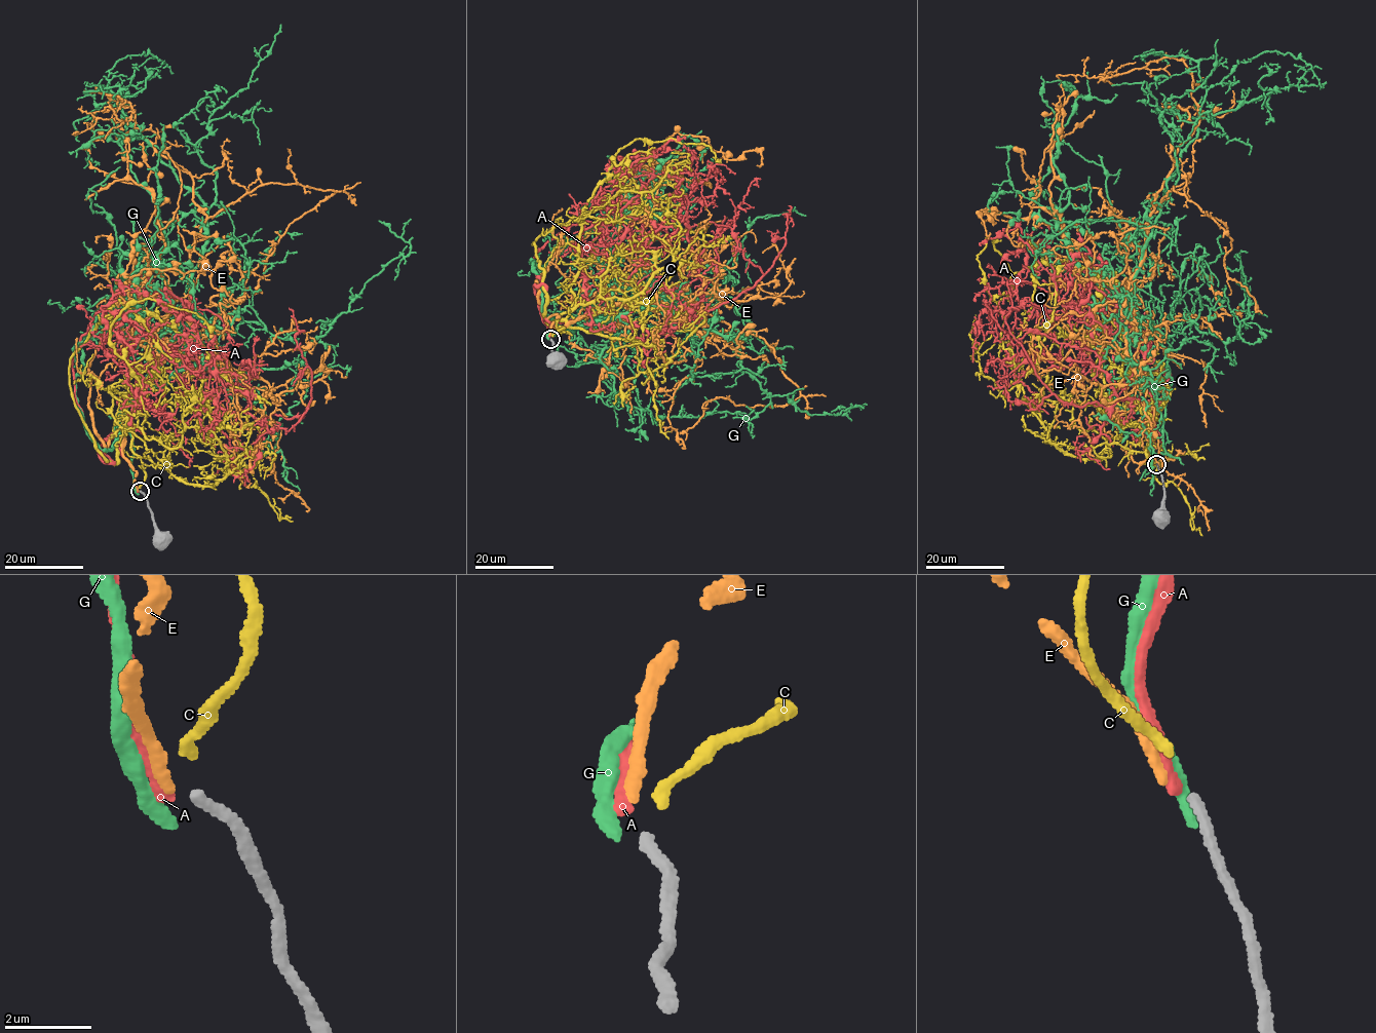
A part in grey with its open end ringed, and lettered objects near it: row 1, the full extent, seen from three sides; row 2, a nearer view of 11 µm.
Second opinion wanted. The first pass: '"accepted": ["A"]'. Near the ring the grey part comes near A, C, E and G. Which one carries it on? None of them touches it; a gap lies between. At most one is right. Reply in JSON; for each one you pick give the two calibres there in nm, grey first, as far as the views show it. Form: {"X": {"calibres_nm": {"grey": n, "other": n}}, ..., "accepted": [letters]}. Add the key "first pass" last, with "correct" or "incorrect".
{"A": {"calibres_nm": {"grey": 280, "other": 280}}, "accepted": ["A"], "first pass": "correct"}

